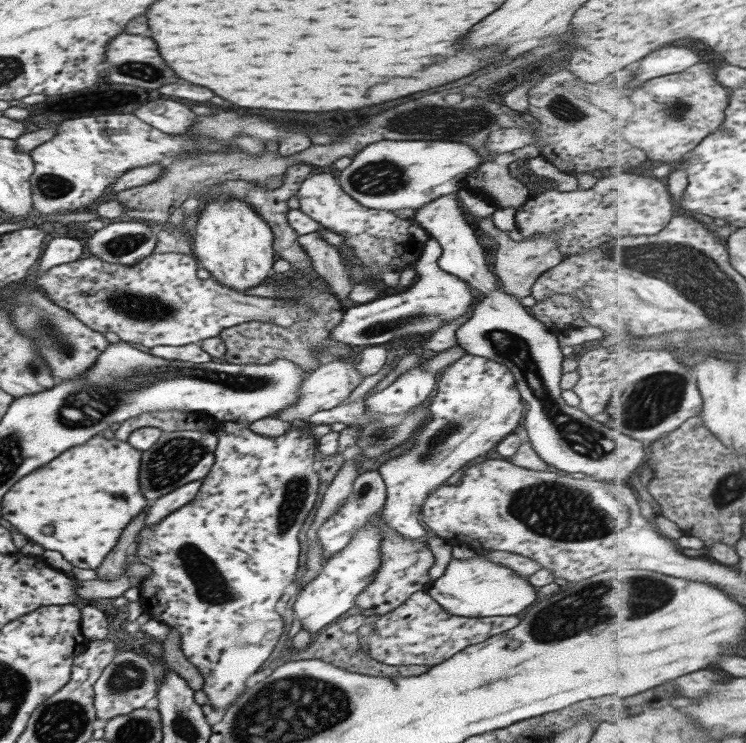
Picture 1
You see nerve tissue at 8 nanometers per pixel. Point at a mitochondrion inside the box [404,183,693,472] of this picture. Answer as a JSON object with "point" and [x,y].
{"point":[581,438]}

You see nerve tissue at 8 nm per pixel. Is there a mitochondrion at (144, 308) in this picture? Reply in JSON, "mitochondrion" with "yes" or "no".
{"mitochondrion":"yes"}

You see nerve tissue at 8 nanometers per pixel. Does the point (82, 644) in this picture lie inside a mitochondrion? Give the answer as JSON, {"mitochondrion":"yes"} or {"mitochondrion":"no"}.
{"mitochondrion":"no"}

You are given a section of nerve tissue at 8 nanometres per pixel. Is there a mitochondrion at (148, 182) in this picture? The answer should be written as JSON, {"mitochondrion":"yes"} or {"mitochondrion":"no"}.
{"mitochondrion":"no"}

